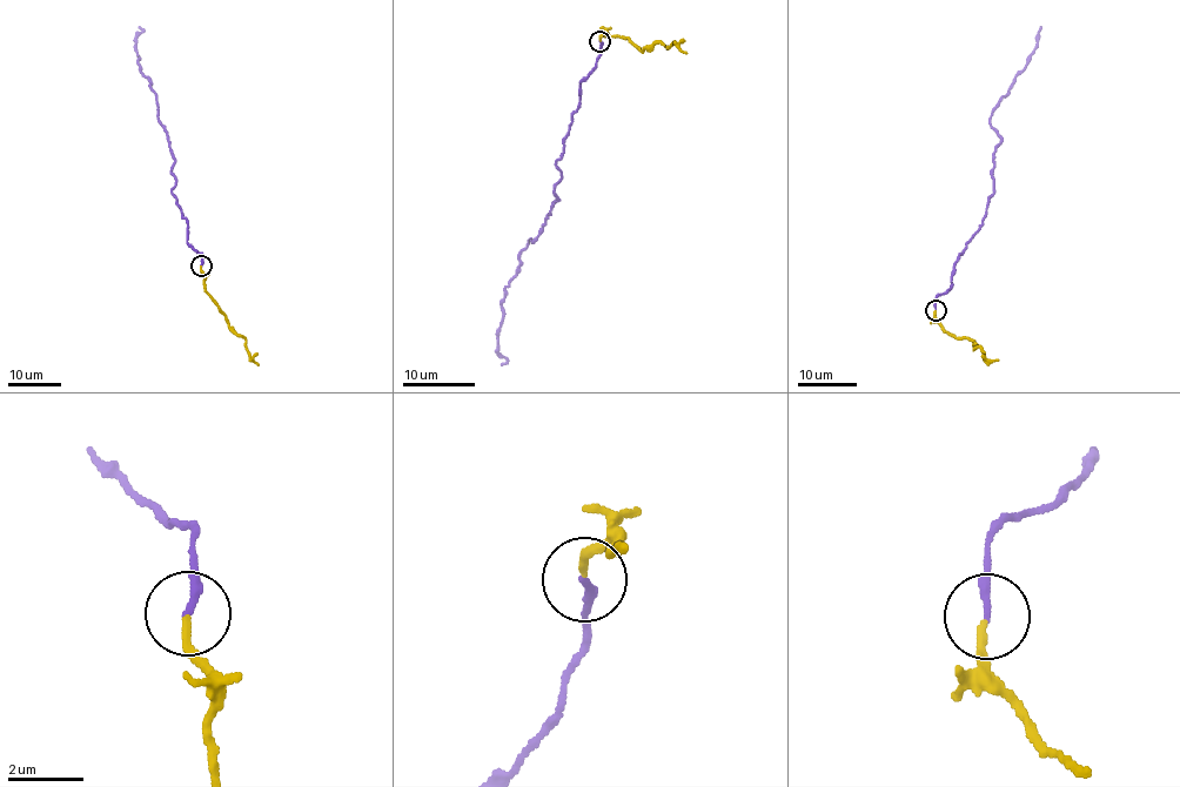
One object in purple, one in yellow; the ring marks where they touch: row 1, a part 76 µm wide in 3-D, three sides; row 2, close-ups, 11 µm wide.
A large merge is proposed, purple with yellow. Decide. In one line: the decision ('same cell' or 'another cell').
another cell

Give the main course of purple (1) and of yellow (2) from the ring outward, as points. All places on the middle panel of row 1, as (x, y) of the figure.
1: (599, 40), (556, 161), (557, 197), (505, 288), (501, 365)
2: (599, 40), (604, 33), (628, 39), (643, 49), (659, 42), (666, 47), (674, 42), (686, 52)

